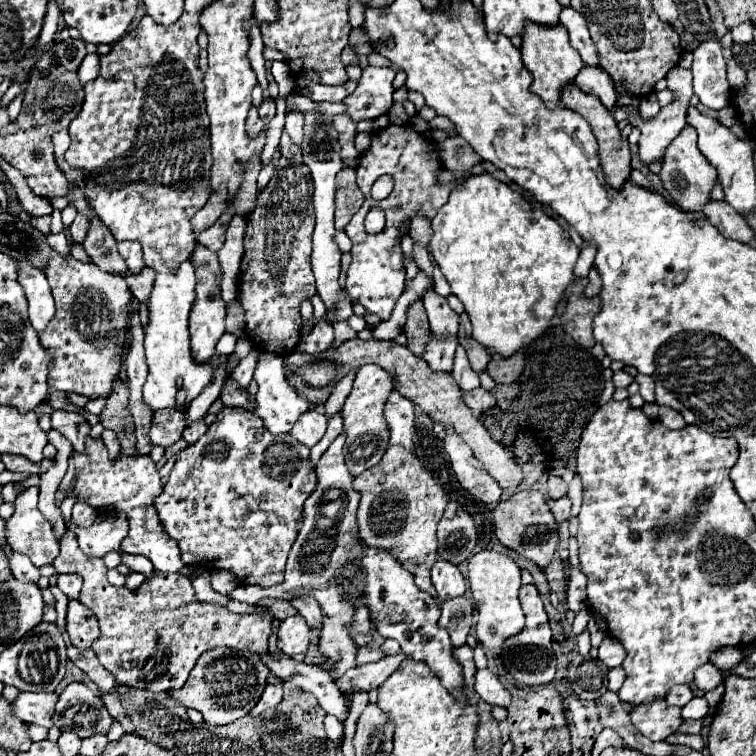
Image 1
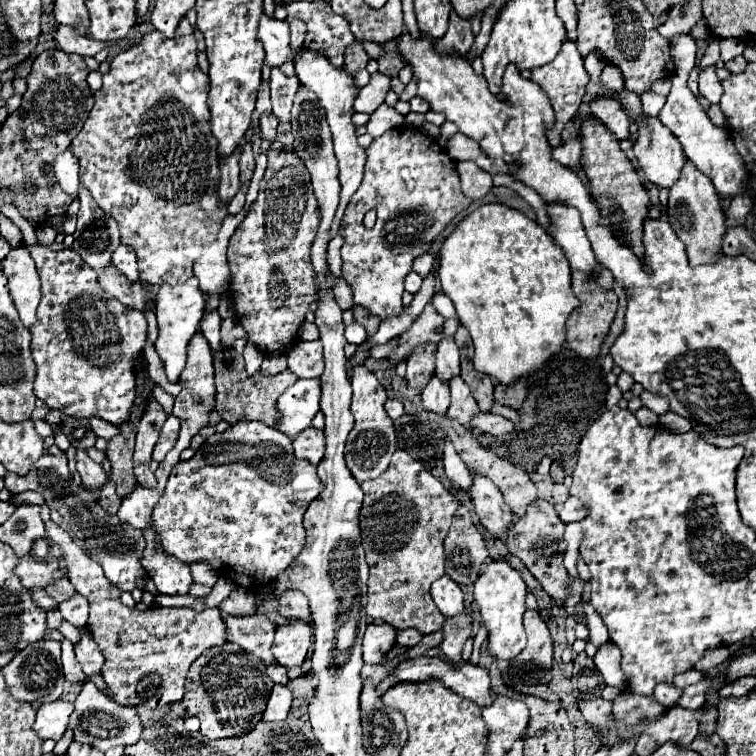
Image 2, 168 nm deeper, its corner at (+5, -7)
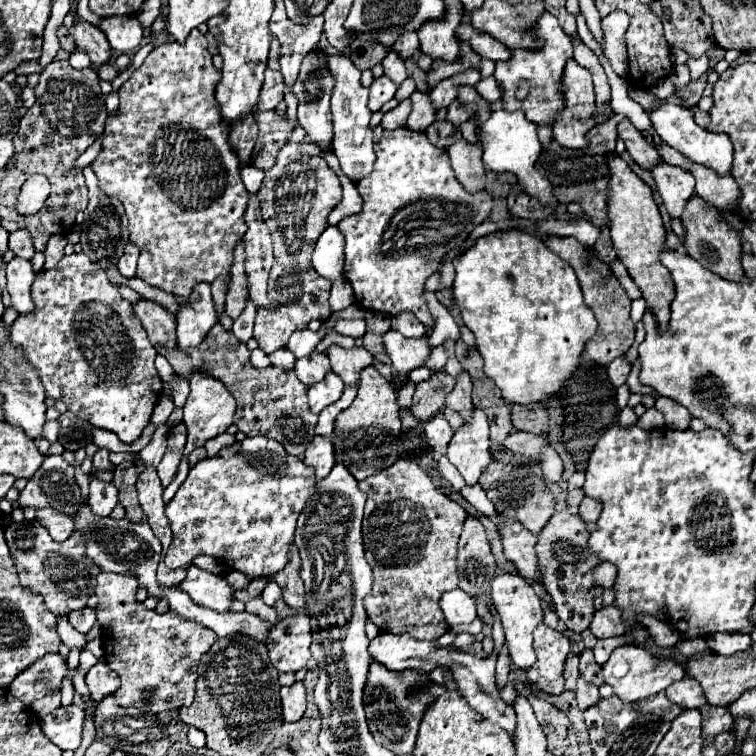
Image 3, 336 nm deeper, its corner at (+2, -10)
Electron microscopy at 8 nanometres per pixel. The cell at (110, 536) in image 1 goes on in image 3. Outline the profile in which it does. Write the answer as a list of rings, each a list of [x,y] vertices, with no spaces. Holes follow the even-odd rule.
[[[194,372],[194,376],[188,378],[190,382],[190,396],[184,404],[184,424],[188,428],[188,442],[184,448],[184,456],[188,456],[194,448],[204,446],[208,438],[214,438],[232,424],[232,416],[236,410],[234,396],[226,390],[226,386],[220,380],[214,380],[214,376],[206,376],[204,372]]]

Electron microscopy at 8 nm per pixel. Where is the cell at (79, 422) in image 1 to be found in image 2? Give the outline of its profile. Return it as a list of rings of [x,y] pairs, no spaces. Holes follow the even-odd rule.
[[[83,449],[77,451],[77,471],[81,475],[81,481],[83,481],[85,489],[99,491],[109,481],[103,467],[99,463],[95,463],[93,459],[89,459]]]

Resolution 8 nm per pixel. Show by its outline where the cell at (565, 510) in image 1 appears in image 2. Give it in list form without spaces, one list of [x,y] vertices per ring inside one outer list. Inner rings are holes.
[[[569,497],[565,501],[565,505],[559,509],[559,517],[563,523],[573,523],[573,521],[581,521],[585,519],[589,513],[589,509],[577,499],[577,497]]]

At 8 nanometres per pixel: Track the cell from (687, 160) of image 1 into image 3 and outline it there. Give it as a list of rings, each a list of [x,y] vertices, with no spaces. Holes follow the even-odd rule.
[[[690,196],[684,212],[682,212],[682,226],[684,226],[684,248],[686,252],[698,260],[706,270],[730,280],[730,282],[740,282],[744,278],[744,270],[740,264],[740,234],[722,218],[718,208],[710,206],[706,200],[700,196]]]

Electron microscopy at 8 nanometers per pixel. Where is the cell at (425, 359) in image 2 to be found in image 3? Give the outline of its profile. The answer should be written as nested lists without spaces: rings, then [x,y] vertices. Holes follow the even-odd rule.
[[[432,372],[428,380],[422,380],[416,384],[416,392],[414,392],[414,402],[410,412],[420,418],[422,422],[432,418],[436,412],[440,412],[444,408],[444,396],[454,388],[454,378],[444,372]]]

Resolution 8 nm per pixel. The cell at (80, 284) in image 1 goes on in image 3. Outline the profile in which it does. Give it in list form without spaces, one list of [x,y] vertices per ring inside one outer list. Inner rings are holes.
[[[82,252],[68,254],[54,268],[38,272],[32,284],[32,298],[36,310],[14,320],[12,344],[22,346],[30,364],[38,368],[40,380],[46,388],[46,398],[62,400],[78,418],[114,432],[122,442],[134,442],[150,422],[152,408],[162,392],[162,380],[154,368],[156,348],[150,344],[146,330],[132,314],[130,302],[118,294],[106,272]]]

